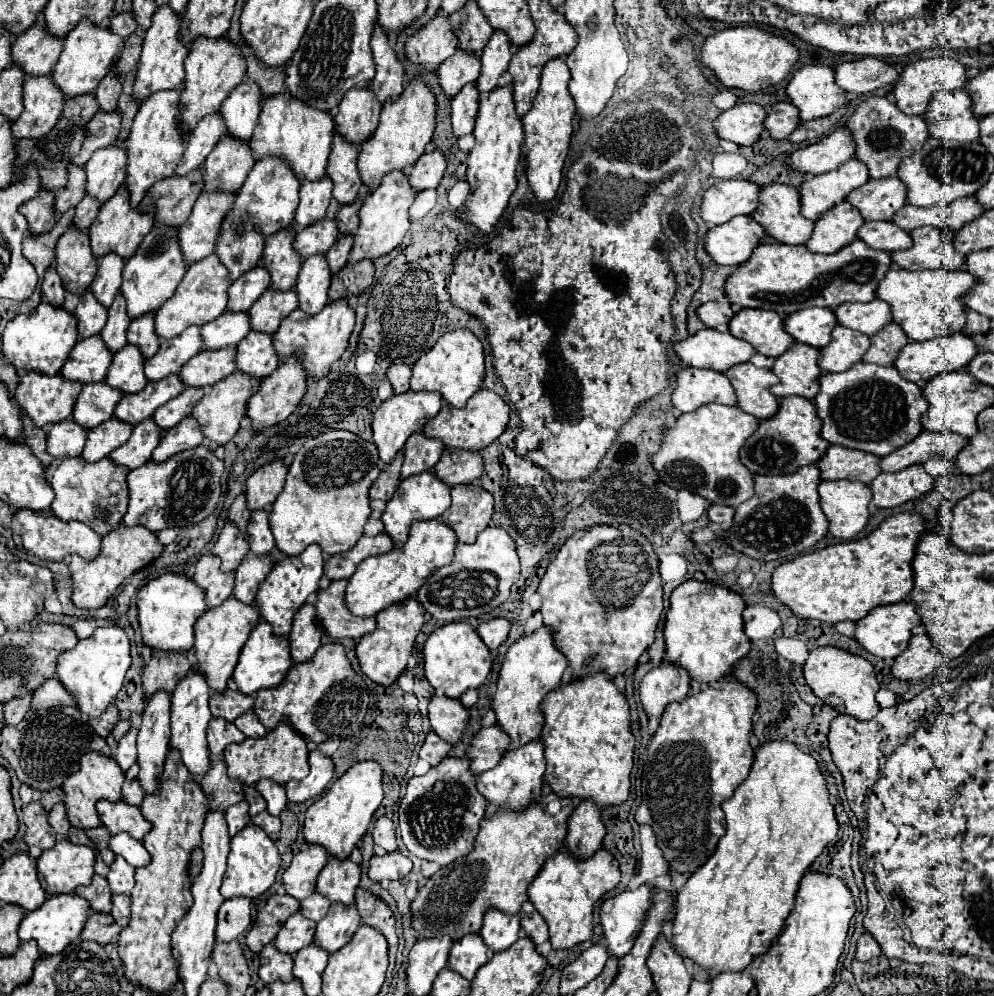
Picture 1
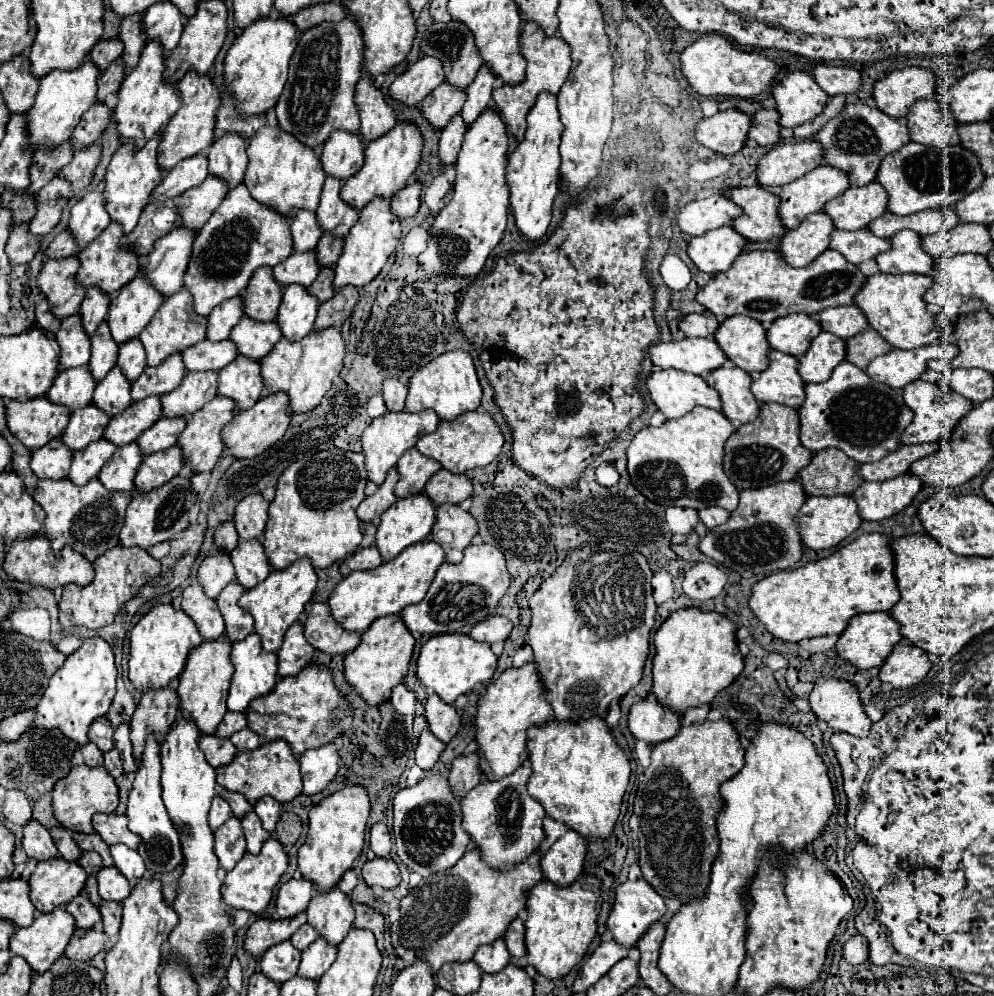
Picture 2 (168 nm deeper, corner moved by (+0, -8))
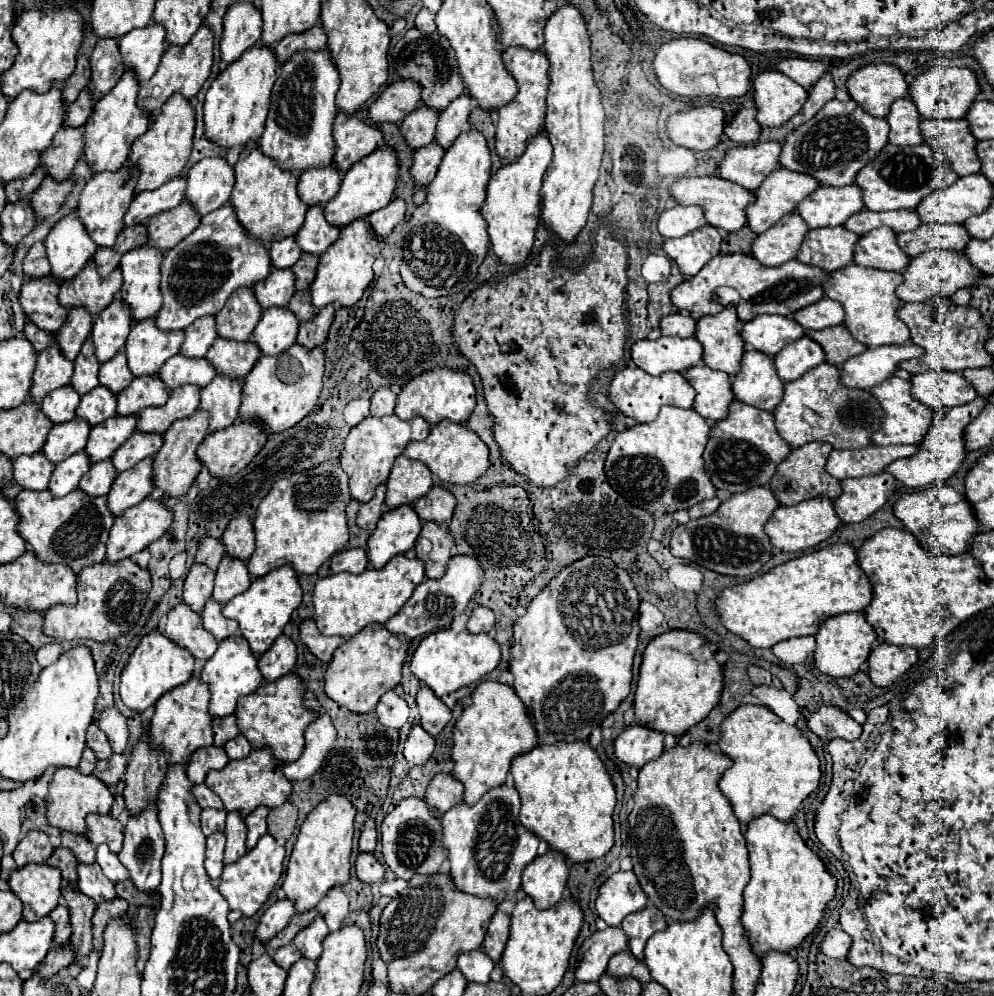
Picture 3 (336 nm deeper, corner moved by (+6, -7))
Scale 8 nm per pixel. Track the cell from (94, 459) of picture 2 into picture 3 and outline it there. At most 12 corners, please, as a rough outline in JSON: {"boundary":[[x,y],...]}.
{"boundary":[[85,451],[55,465],[49,491],[63,497],[79,487],[91,459]]}

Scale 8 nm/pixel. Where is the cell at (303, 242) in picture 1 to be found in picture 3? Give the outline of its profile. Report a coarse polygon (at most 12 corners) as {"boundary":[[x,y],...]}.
{"boundary":[[293,269],[255,283],[263,309],[285,307],[295,293]]}

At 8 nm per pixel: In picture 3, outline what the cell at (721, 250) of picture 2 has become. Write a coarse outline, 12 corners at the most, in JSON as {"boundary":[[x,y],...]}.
{"boundary":[[705,225],[667,239],[663,251],[693,277],[721,253],[721,233]]}

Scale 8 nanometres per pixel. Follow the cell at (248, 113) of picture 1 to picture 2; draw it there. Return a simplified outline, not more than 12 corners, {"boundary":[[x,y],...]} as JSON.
{"boundary":[[227,134],[209,148],[209,174],[239,186],[245,140]]}

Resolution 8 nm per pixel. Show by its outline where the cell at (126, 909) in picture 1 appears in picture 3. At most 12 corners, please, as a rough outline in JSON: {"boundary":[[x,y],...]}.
{"boundary":[[115,897],[97,905],[93,915],[93,947],[103,947],[109,919],[123,917],[125,899]]}

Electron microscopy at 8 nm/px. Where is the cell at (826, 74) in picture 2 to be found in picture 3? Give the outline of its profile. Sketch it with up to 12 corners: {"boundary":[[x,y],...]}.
{"boundary":[[783,59],[777,69],[807,89],[827,73],[821,61]]}

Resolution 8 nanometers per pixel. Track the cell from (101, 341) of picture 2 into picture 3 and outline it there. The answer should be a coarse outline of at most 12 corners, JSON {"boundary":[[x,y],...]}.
{"boundary":[[89,337],[77,359],[71,387],[85,395],[99,385],[99,359]]}

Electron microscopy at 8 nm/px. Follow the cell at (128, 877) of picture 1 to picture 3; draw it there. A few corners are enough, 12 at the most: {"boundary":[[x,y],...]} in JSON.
{"boundary":[[97,863],[79,865],[77,887],[95,903],[117,897]]}

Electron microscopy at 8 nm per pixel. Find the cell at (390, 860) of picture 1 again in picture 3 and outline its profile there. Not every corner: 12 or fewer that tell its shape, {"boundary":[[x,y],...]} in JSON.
{"boundary":[[359,853],[355,861],[359,881],[381,883],[385,867],[373,853]]}

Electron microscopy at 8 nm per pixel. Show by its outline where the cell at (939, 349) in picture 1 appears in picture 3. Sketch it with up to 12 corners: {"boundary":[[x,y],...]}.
{"boundary":[[881,345],[847,359],[847,387],[873,389],[923,347]]}

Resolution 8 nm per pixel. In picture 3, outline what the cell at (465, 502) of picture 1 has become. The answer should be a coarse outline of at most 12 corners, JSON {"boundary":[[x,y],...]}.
{"boundary":[[423,523],[415,543],[427,577],[439,579],[451,559],[445,523]]}

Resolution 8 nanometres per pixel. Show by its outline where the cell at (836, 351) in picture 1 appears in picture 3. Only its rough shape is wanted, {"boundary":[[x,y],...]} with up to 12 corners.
{"boundary":[[801,337],[773,357],[781,379],[799,379],[825,361],[811,337]]}

